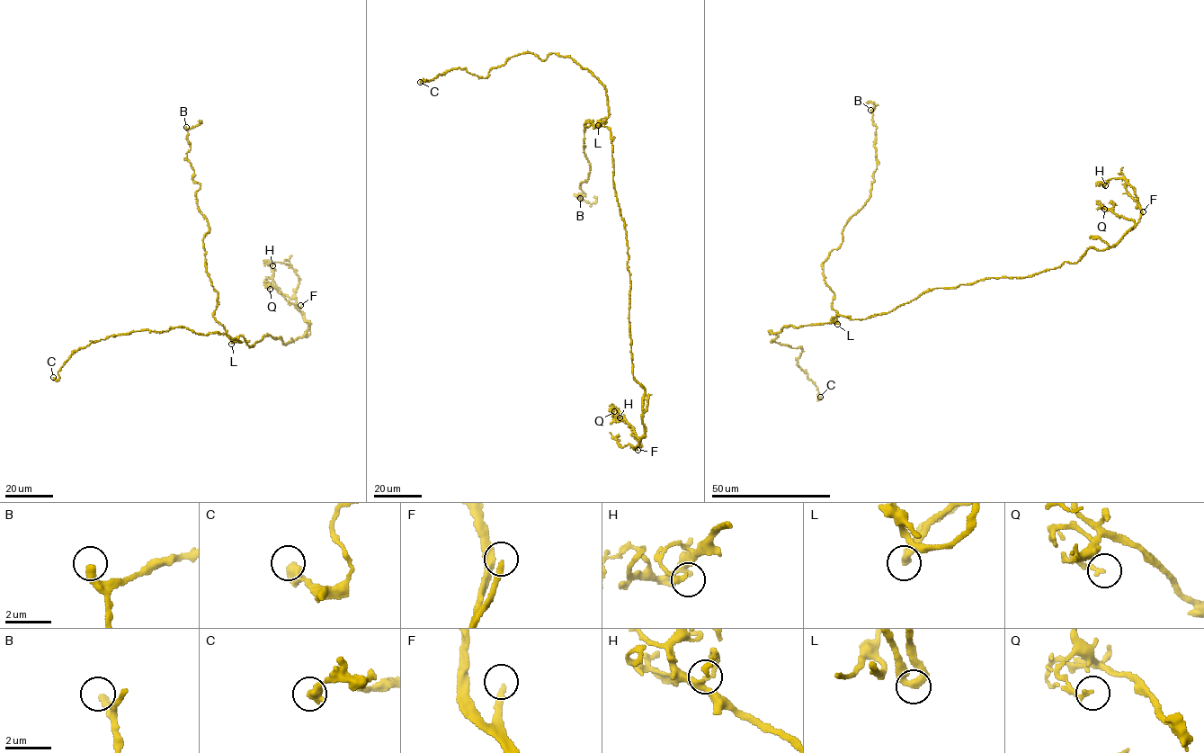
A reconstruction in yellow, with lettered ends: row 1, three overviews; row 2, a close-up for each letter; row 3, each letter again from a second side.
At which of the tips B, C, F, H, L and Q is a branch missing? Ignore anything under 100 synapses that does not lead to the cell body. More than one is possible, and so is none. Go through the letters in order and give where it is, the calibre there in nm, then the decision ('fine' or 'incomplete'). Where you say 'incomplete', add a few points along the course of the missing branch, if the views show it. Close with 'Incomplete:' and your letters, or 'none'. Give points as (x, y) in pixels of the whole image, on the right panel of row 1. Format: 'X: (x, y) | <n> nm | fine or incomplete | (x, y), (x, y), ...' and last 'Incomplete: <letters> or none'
B: (870, 110) | 320 nm | fine
C: (820, 397) | 480 nm | fine
F: (1143, 211) | 240 nm | incomplete | (1143, 211), (1144, 194), (1139, 188), (1135, 196), (1134, 212)
H: (1105, 185) | 220 nm | fine
L: (837, 324) | 280 nm | fine
Q: (1104, 209) | 170 nm | fine
Incomplete: F

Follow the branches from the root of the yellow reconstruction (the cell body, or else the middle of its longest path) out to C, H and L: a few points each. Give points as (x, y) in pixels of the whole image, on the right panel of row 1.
C: (890, 311), (770, 332), (776, 343), (802, 347), (798, 365), (820, 397)
H: (890, 311), (934, 288), (1031, 276), (1112, 246), (1140, 207), (1123, 178), (1105, 185)
L: (890, 311), (860, 319), (837, 315), (837, 324)

